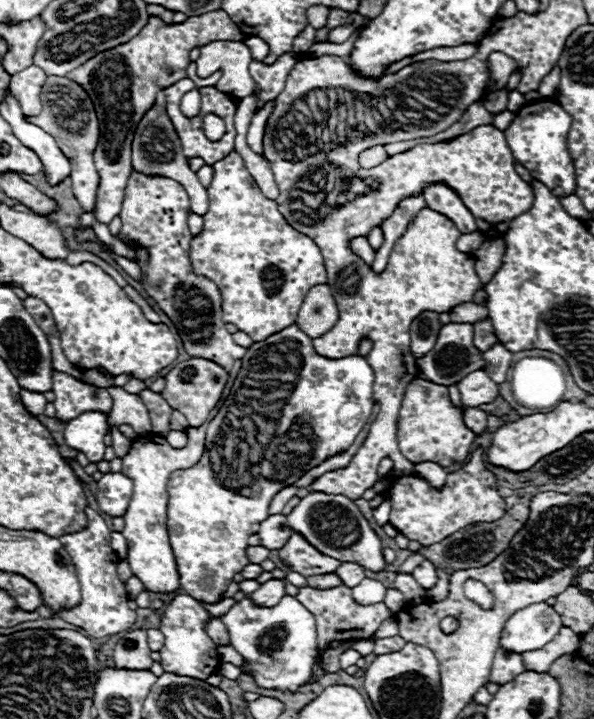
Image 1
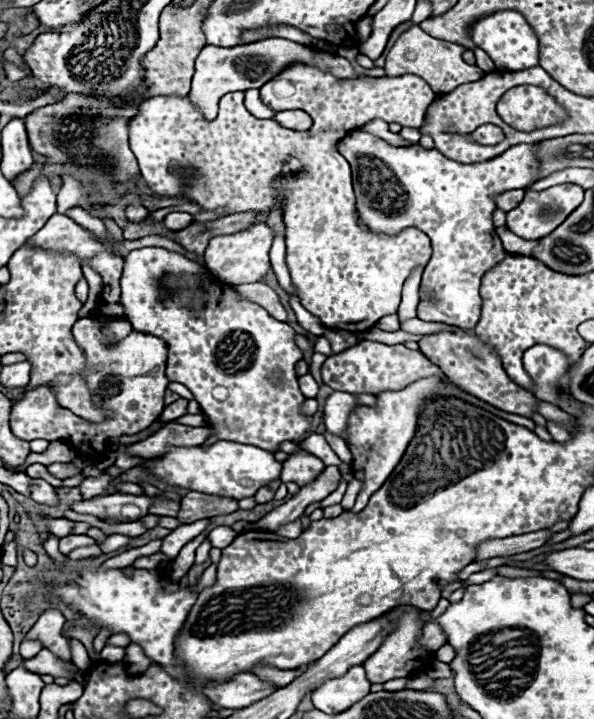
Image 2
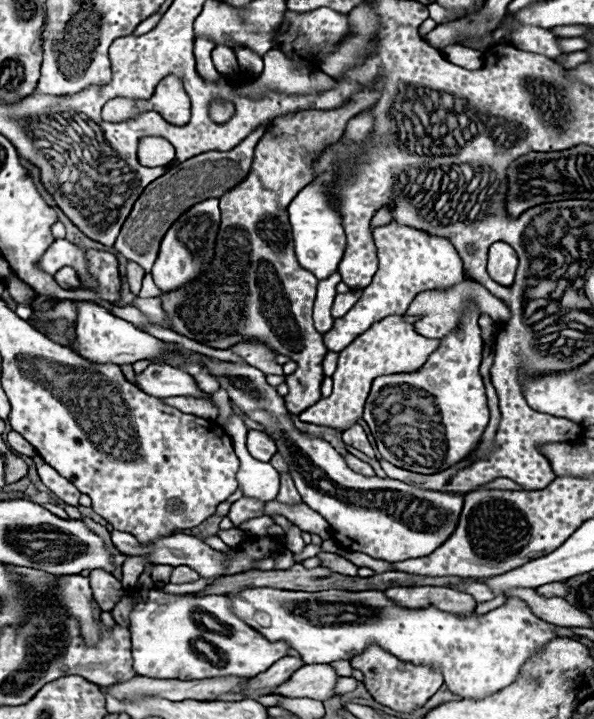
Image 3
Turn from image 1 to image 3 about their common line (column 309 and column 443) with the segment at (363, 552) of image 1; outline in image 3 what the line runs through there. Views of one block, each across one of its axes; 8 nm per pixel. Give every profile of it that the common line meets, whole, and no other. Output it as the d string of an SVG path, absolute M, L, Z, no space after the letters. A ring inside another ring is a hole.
M214 358L206 360L204 368L228 392L232 404L236 404L248 418L264 426L264 432L272 436L278 452L290 468L302 500L328 520L332 536L340 544L346 544L348 540L360 544L358 548L346 550L364 552L378 560L400 562L416 556L428 556L428 552L434 552L456 528L464 506L464 496L448 496L392 478L360 476L346 466L344 458L330 446L330 442L300 432L294 426L288 416L290 412L284 406L284 398L266 382L266 376L258 368Z

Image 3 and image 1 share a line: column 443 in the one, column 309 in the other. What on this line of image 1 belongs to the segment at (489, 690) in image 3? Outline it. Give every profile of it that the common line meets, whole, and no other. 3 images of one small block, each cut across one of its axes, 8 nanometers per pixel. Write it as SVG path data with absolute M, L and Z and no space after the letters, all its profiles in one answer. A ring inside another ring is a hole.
M284 596L272 608L260 608L244 598L232 606L232 610L220 618L226 628L230 628L232 648L238 650L244 660L244 672L254 672L254 678L264 688L298 690L312 674L312 664L316 662L318 640L316 640L316 620L310 610L306 610L294 596Z

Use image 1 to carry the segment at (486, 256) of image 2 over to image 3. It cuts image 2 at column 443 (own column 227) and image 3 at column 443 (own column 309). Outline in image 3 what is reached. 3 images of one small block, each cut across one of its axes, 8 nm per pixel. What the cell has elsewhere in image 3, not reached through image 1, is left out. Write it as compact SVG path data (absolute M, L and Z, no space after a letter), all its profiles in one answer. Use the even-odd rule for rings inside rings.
M388 222L384 226L376 226L372 230L374 242L378 248L378 272L372 282L362 290L360 300L354 304L348 316L342 316L334 322L332 330L324 334L324 344L332 352L340 352L346 348L360 332L366 332L372 324L380 322L386 316L404 316L412 300L426 290L448 290L464 280L464 264L458 256L456 248L448 238L432 236L428 232L420 232L410 226L402 226L398 222Z

